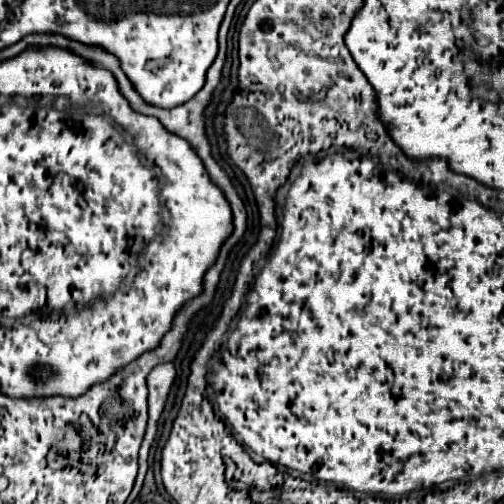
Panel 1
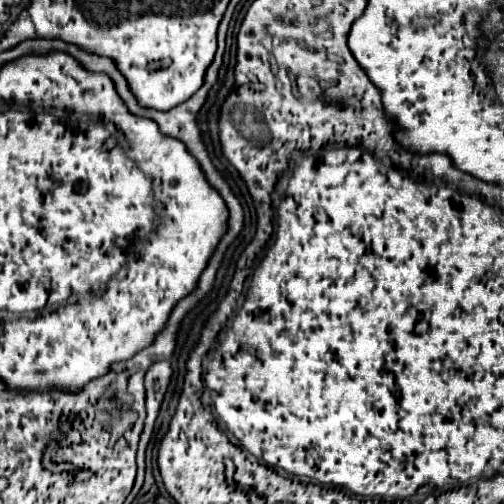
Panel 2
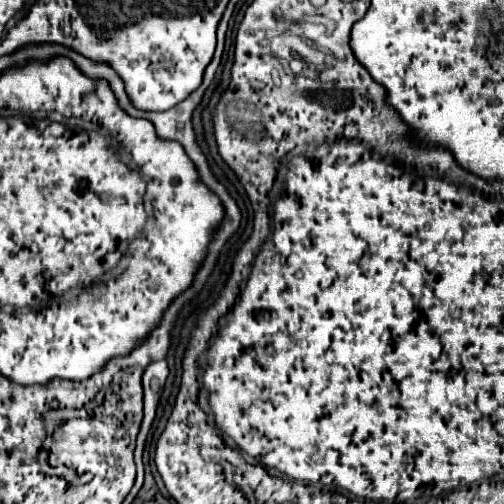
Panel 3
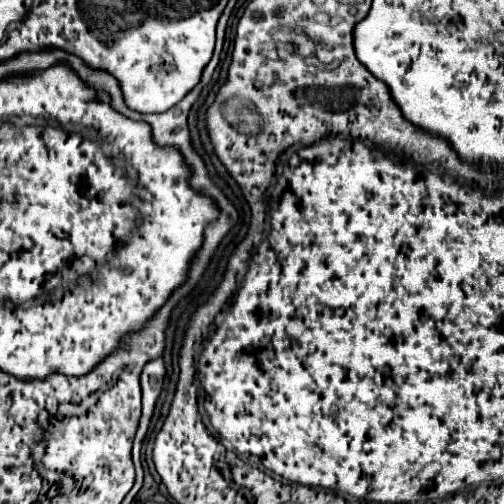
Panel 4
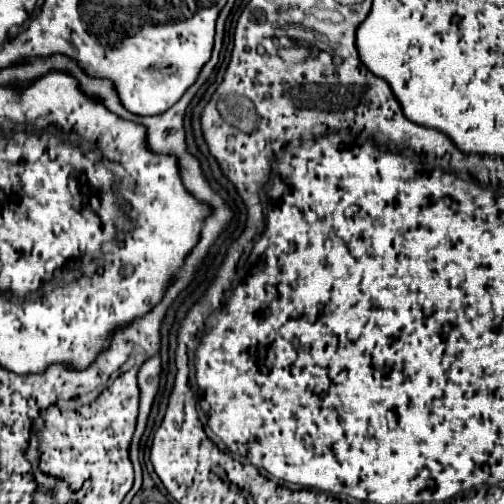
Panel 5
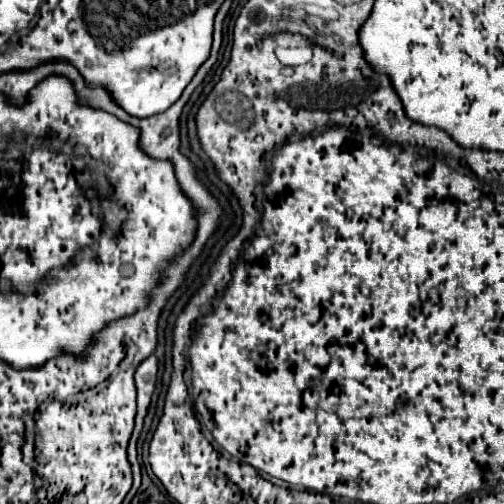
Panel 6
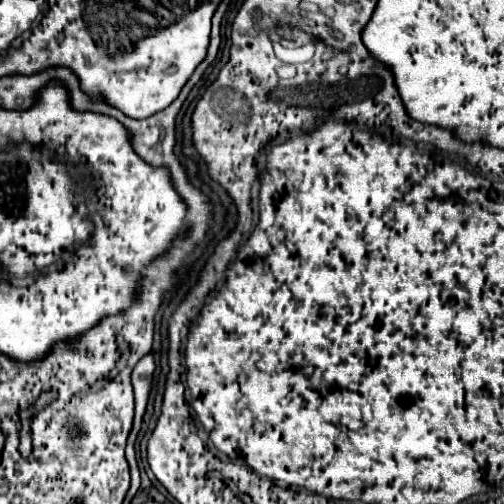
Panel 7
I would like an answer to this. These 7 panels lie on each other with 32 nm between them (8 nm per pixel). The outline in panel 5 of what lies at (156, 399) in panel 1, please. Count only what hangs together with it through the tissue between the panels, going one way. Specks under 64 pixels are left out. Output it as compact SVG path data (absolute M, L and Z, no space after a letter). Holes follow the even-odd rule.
M154 356L152 360L144 362L144 368L140 368L140 376L138 376L138 384L140 384L140 416L138 416L138 424L136 424L136 432L132 438L132 448L130 448L130 460L136 468L136 482L134 484L142 484L142 472L140 470L140 460L138 460L138 450L140 450L140 438L146 430L146 422L154 404L154 398L158 394L160 388L160 374L162 374L162 362L160 356Z

